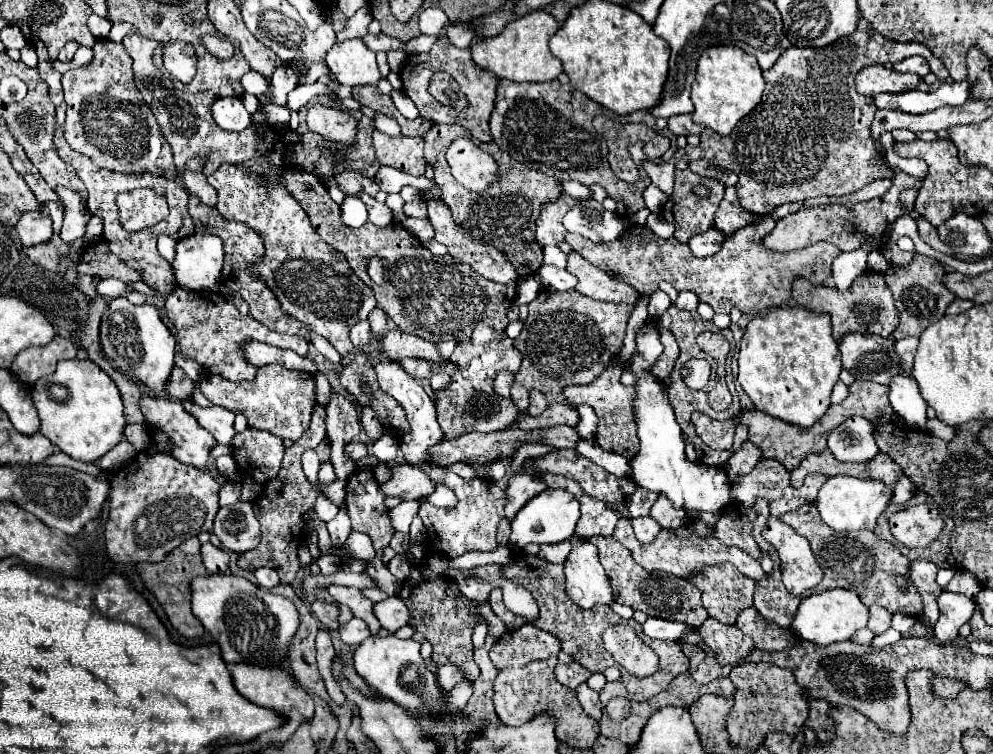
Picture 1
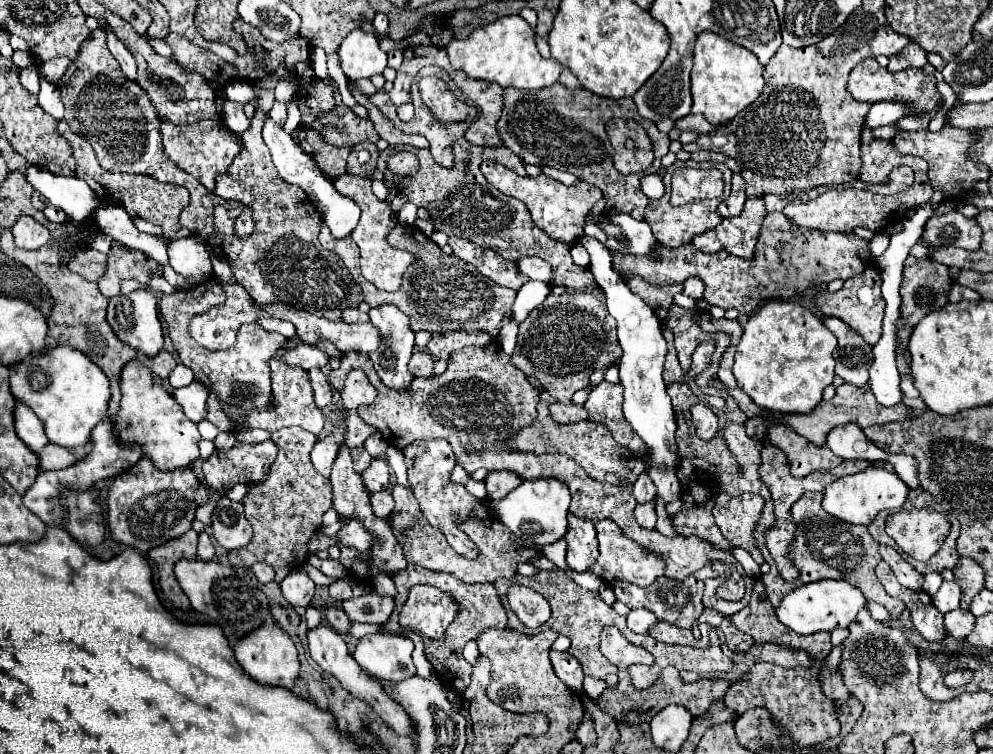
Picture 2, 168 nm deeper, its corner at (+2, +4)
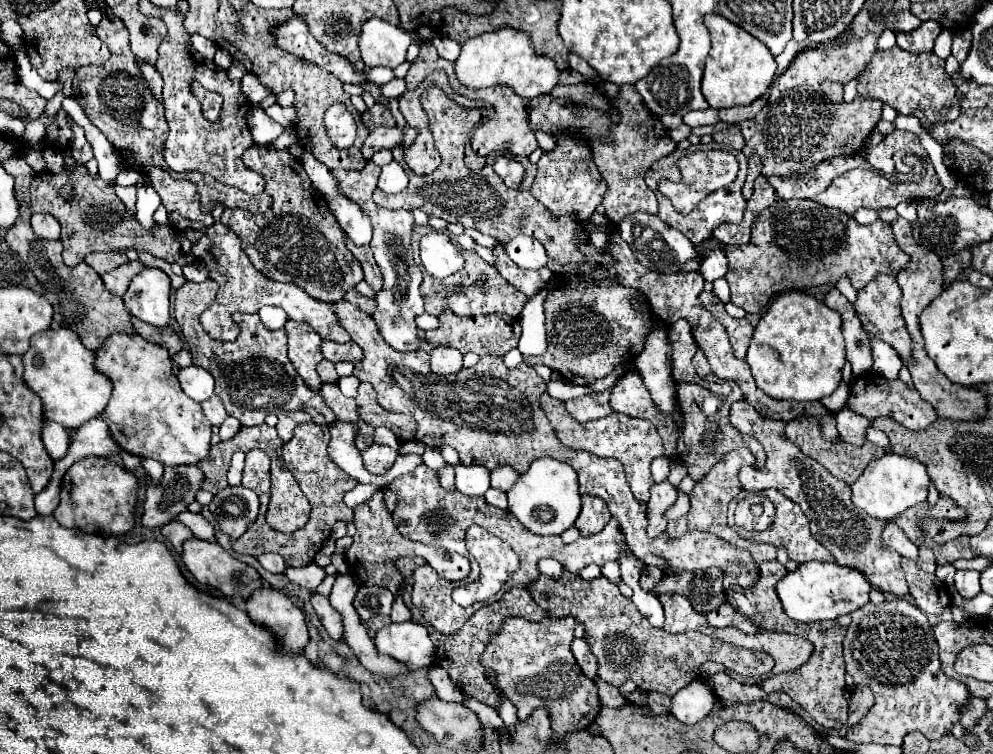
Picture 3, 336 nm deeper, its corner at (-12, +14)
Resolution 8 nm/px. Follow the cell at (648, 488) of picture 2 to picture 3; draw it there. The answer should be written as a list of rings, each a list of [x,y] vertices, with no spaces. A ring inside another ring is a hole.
[[[658,457],[652,461],[652,477],[656,483],[664,481],[668,477],[668,465],[670,465],[670,459],[668,457]]]

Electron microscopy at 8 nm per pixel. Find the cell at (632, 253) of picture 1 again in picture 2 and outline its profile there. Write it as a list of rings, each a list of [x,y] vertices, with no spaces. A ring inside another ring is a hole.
[[[768,213],[760,227],[754,259],[738,259],[728,251],[702,253],[692,243],[678,249],[662,247],[662,259],[642,259],[622,253],[612,253],[614,271],[618,275],[642,275],[650,285],[676,285],[688,277],[702,277],[706,283],[704,299],[722,309],[738,309],[738,313],[754,313],[760,303],[768,299],[788,299],[810,287],[826,285],[832,279],[850,279],[874,265],[868,249],[868,241],[854,233],[824,233],[814,229],[802,229],[794,225],[784,213]],[[766,247],[772,247],[778,257],[770,261]]]

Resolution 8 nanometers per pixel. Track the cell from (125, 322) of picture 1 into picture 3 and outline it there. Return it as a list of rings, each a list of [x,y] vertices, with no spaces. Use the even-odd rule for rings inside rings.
[[[146,267],[132,277],[124,295],[130,315],[154,327],[166,327],[170,321],[170,279],[164,271]]]

